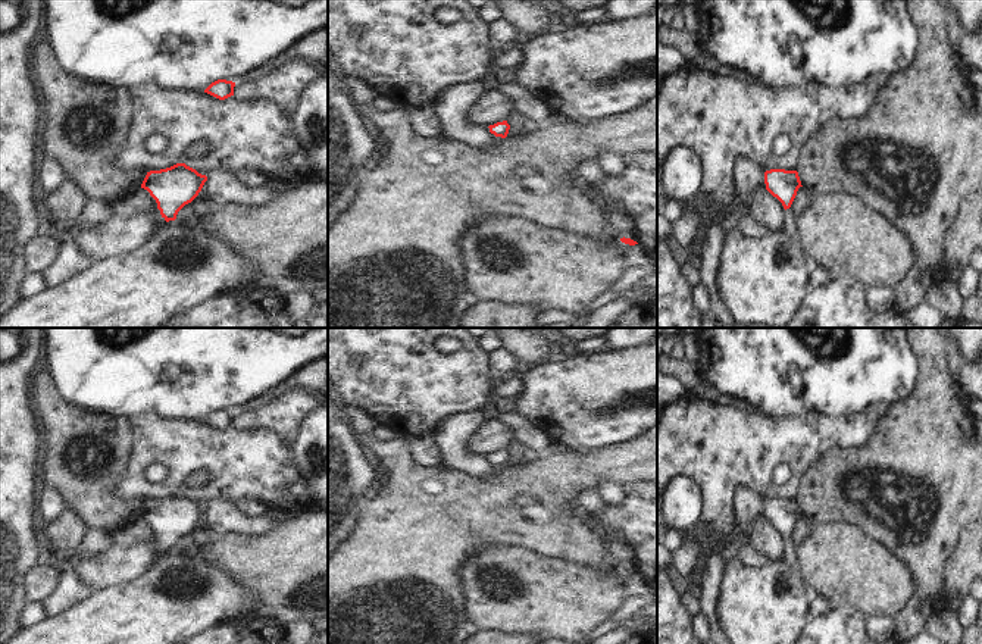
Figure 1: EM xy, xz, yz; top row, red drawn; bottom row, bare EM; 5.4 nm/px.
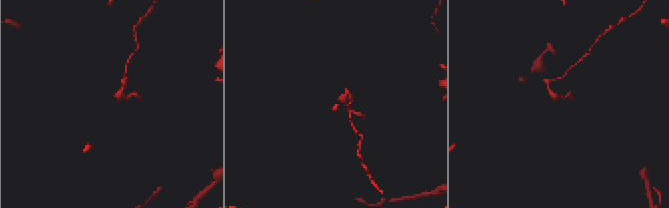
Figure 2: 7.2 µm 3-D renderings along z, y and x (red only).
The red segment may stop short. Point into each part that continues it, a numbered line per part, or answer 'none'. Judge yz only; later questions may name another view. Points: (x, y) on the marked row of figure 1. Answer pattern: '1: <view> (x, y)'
1: yz (791, 225)

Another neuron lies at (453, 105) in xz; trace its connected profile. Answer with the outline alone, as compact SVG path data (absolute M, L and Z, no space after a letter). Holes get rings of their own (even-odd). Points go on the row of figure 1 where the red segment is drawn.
M479 81L457 84L450 90L444 90L435 101L442 121L442 132L467 146L487 149L495 144L495 137L487 128L470 125L470 109L487 93L488 90Z

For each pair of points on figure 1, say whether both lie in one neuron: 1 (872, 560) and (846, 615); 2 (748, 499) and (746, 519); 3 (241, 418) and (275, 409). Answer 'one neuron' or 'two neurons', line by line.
1: two neurons
2: one neuron
3: one neuron

